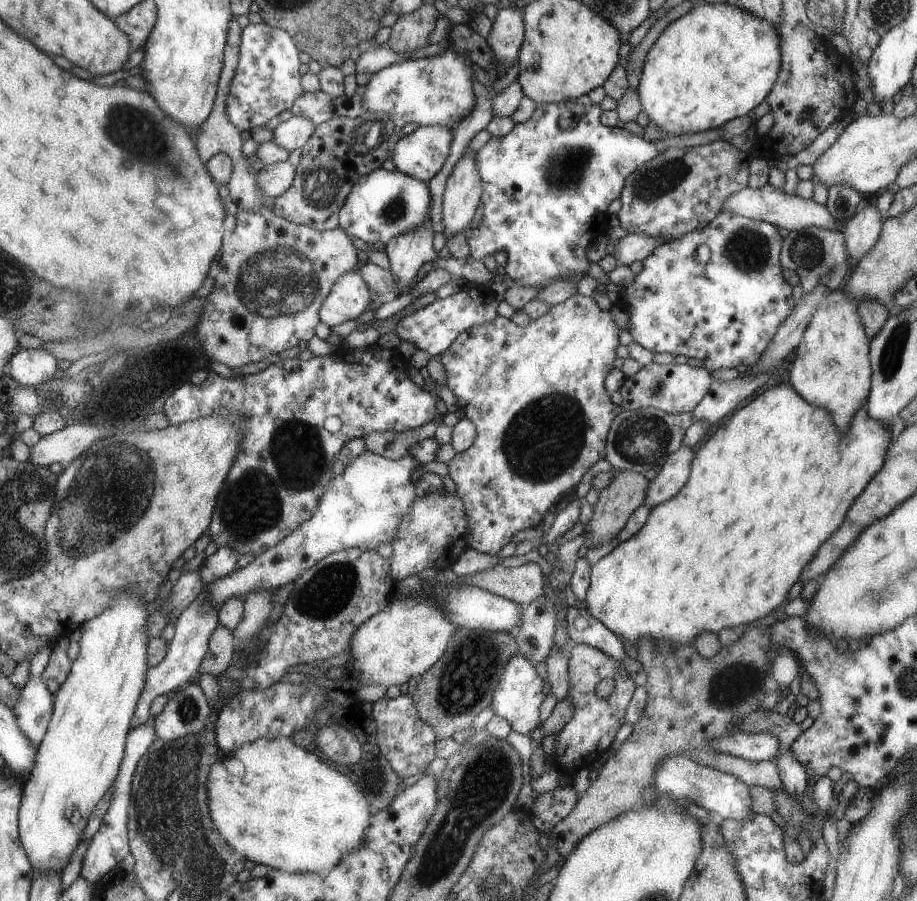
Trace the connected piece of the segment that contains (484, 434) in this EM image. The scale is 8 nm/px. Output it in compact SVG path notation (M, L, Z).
M573 295L565 302L551 306L551 310L541 318L534 320L527 326L520 327L512 320L500 316L492 323L476 326L466 330L452 342L451 348L438 356L446 368L446 386L456 395L458 403L464 409L466 419L475 424L478 431L475 445L462 453L456 453L448 464L449 475L456 483L458 494L464 498L468 516L470 516L472 537L470 548L478 553L495 555L506 544L516 532L524 531L542 522L544 514L550 510L550 506L570 488L574 488L580 478L586 474L586 470L601 459L606 458L606 441L610 434L611 423L620 415L621 406L615 406L610 402L608 392L604 390L604 378L614 366L617 358L618 326L614 324L611 310L602 310L593 296Z

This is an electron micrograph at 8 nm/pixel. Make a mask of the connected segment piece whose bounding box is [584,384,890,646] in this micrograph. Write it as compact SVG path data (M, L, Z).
M781 384L757 393L750 404L740 408L724 426L714 429L707 436L704 446L696 452L688 483L680 490L680 493L652 508L648 521L639 532L628 540L619 542L610 554L606 554L604 558L598 560L598 564L592 566L591 584L585 599L588 606L584 610L595 620L604 624L622 643L632 643L634 646L641 639L655 639L659 646L660 643L688 645L705 631L717 634L723 629L750 625L754 620L770 614L786 600L790 588L811 565L812 560L819 553L820 546L823 546L846 521L854 498L859 498L859 495L867 489L871 479L884 466L888 448L890 448L887 437L888 428L871 418L867 404L856 414L850 429L844 433L835 426L831 412L823 410L822 407L811 406L807 401L804 402L804 398L790 384Z

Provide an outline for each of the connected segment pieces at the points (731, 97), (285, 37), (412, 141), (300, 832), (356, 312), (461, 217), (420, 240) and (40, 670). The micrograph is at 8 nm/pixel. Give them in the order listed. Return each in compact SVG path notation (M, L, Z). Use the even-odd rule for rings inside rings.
M728 2L697 5L674 20L658 36L646 56L640 84L636 89L641 112L646 113L652 125L672 136L720 129L726 122L748 115L771 93L782 64L780 30L775 24Z
M249 23L241 32L241 44L238 52L238 64L236 74L230 82L230 92L227 98L227 113L234 126L241 131L254 130L259 126L266 125L274 116L280 115L283 111L293 106L294 100L303 91L300 83L300 58L298 48L292 40L293 36L279 27L269 26L267 23Z
M443 125L416 128L411 134L403 136L393 150L394 154L391 158L394 160L396 170L414 179L429 183L444 166L454 135L452 128Z
M260 739L242 746L232 755L220 758L208 776L208 799L211 818L229 846L256 864L288 873L328 873L346 856L353 854L367 842L371 826L371 802L362 794L360 786L336 772L314 752L308 752L292 740L277 739L271 742Z
M358 271L347 273L335 283L331 295L319 311L319 320L328 327L335 327L356 320L368 308L371 288Z
M467 147L448 178L442 196L444 230L441 233L446 239L453 239L464 232L481 204L483 182L476 166L475 154L470 154Z
M429 221L424 227L388 242L385 252L391 274L395 276L395 286L399 287L399 294L392 294L390 298L408 293L422 266L438 257L433 250L433 236Z
M54 640L54 647L45 645L33 658L31 679L23 690L17 708L14 709L20 727L38 747L44 743L49 732L58 700L58 694L52 694L46 684L47 681L42 678L42 674L46 672L50 664L50 658L52 658L57 642L58 640Z

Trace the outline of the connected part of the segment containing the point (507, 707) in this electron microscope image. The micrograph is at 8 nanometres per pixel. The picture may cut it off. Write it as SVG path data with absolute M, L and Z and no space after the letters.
M514 653L507 662L504 662L503 669L499 672L499 682L492 693L490 706L494 715L508 720L512 731L530 735L541 724L539 708L545 700L542 692L542 678L538 676L535 667L522 655Z

